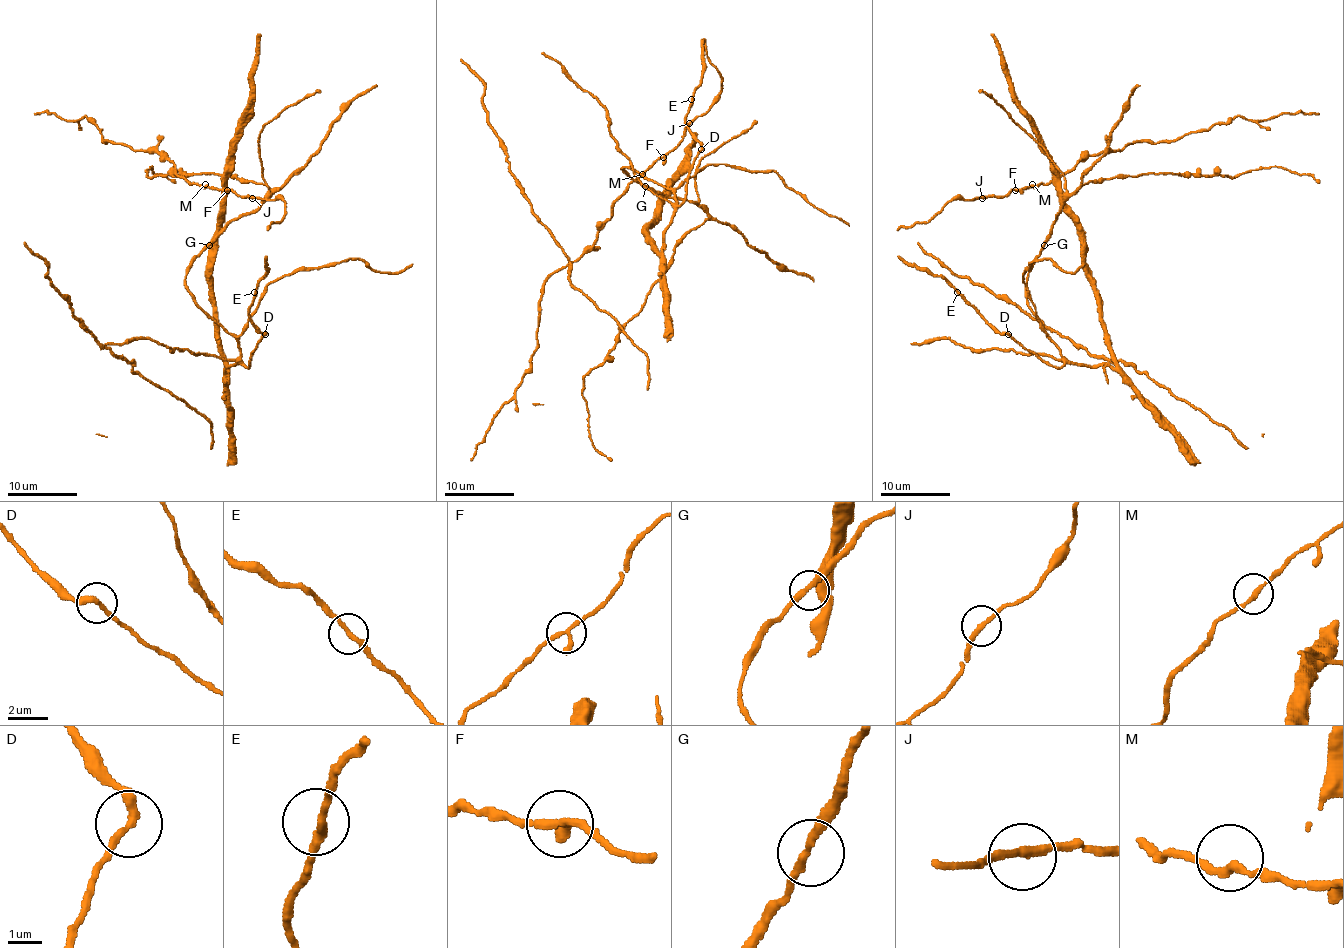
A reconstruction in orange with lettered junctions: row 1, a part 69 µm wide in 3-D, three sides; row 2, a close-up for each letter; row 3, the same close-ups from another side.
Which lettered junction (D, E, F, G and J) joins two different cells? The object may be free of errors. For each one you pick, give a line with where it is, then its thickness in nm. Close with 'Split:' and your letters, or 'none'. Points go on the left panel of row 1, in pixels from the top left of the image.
Split: none

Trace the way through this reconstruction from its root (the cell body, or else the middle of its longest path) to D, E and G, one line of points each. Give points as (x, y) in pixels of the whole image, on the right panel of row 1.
D: (1107, 365), (1048, 365), (1008, 334)
E: (1107, 365), (1048, 365), (1008, 334), (999, 334), (957, 292)
G: (1107, 365), (1079, 365), (1069, 362), (1030, 308), (1025, 292), (1029, 266), (1044, 245)

